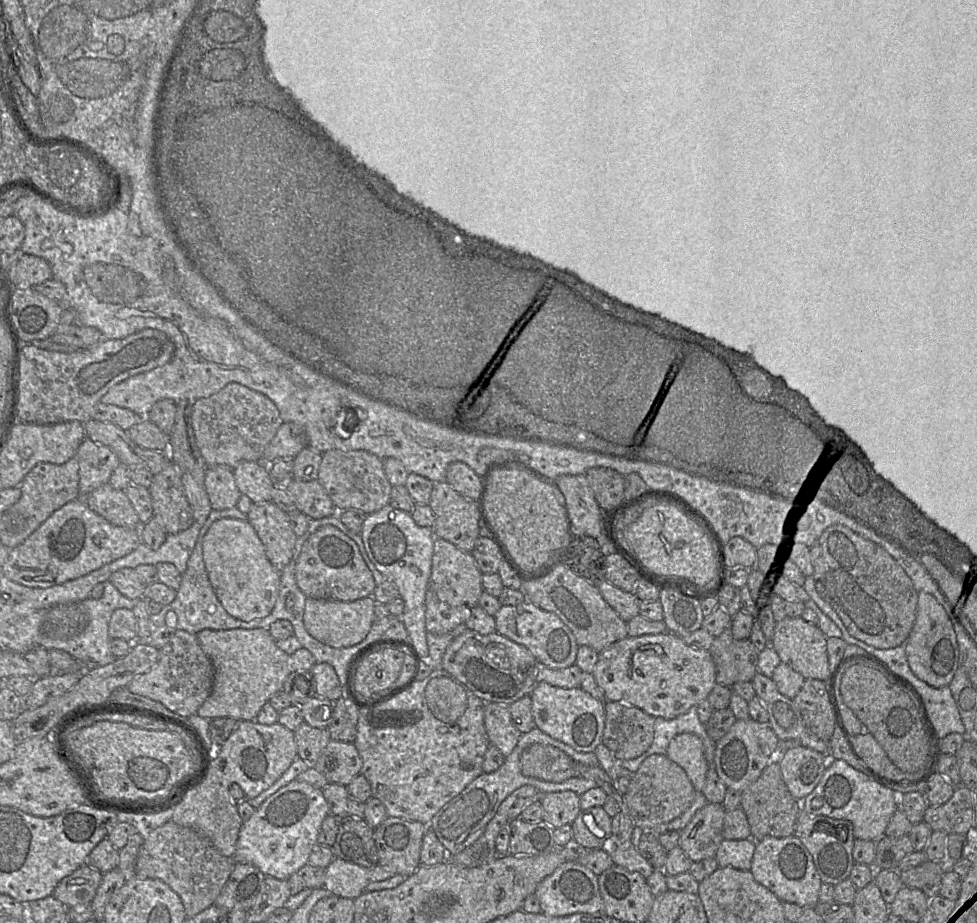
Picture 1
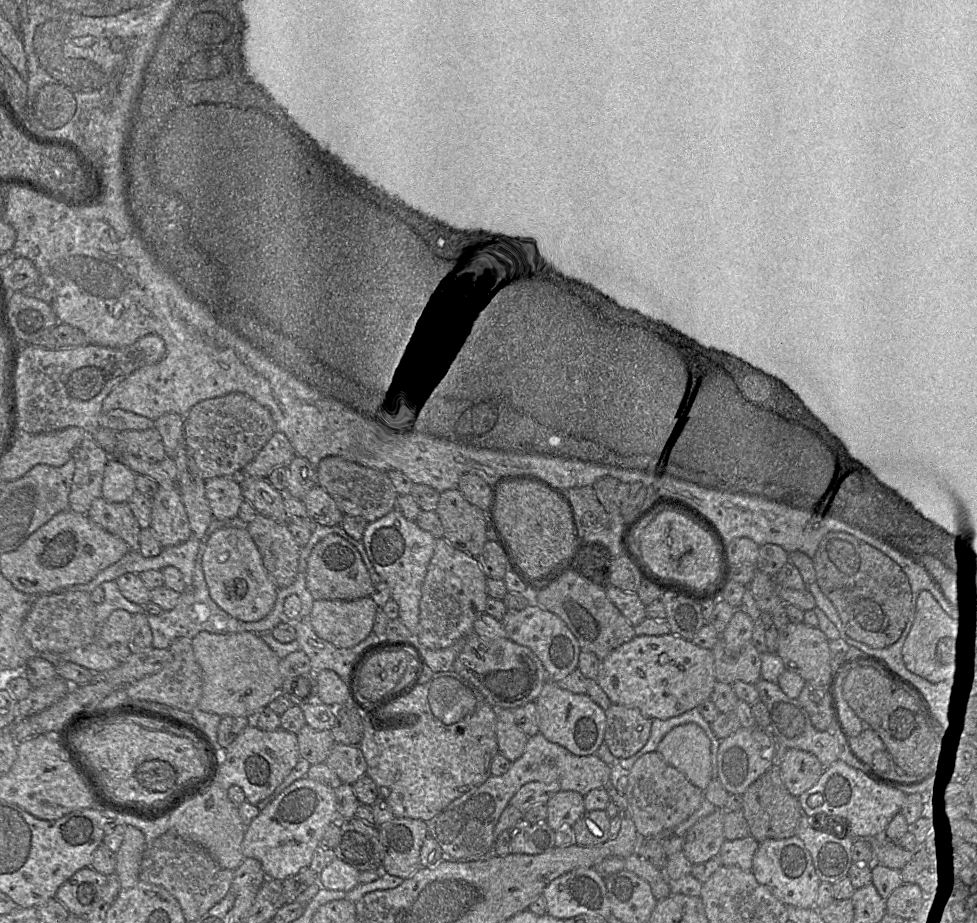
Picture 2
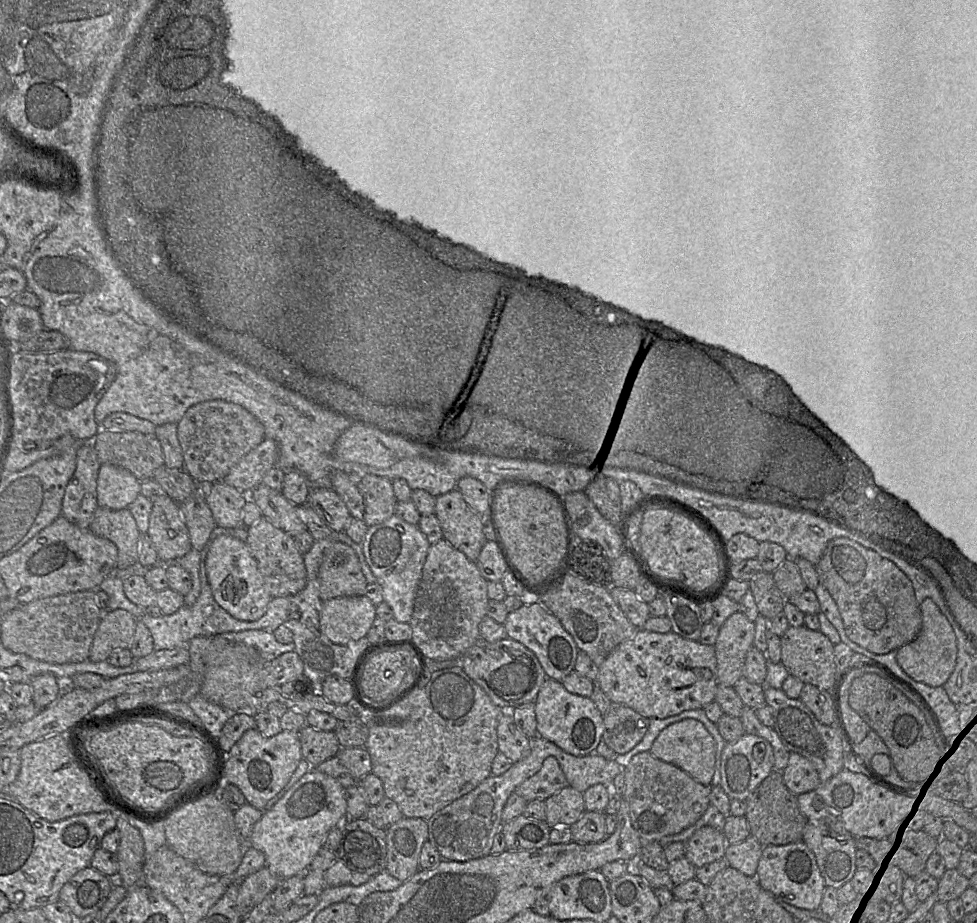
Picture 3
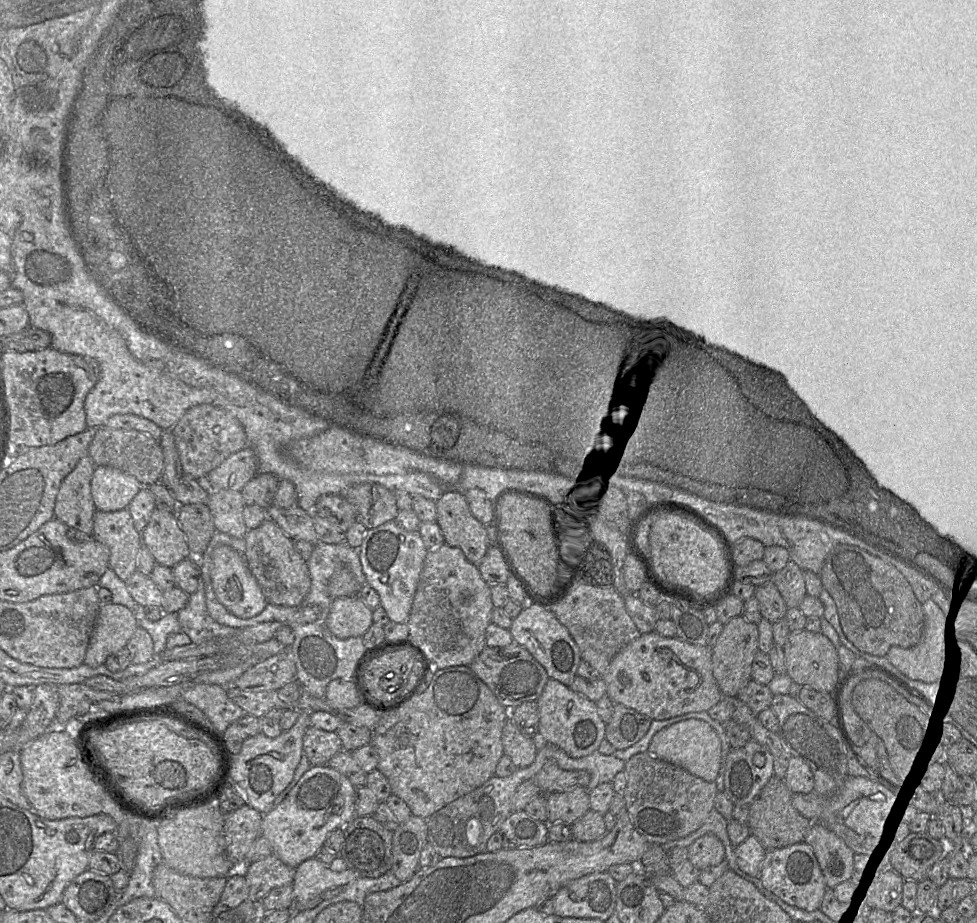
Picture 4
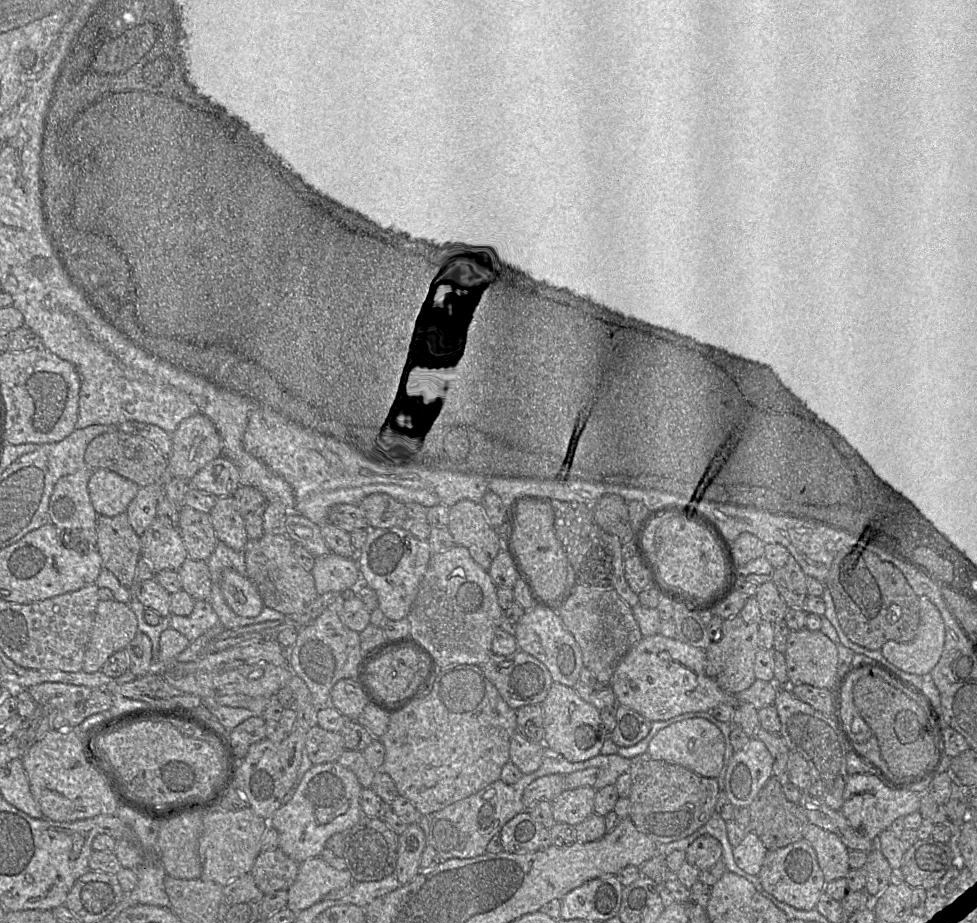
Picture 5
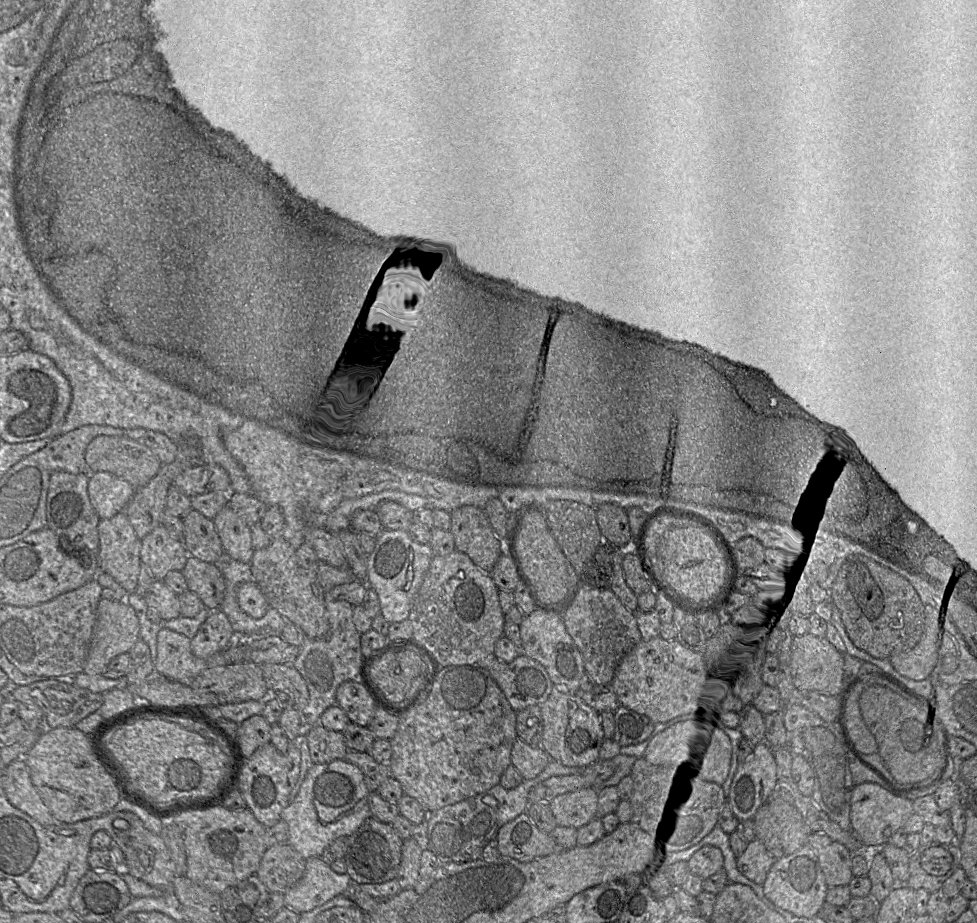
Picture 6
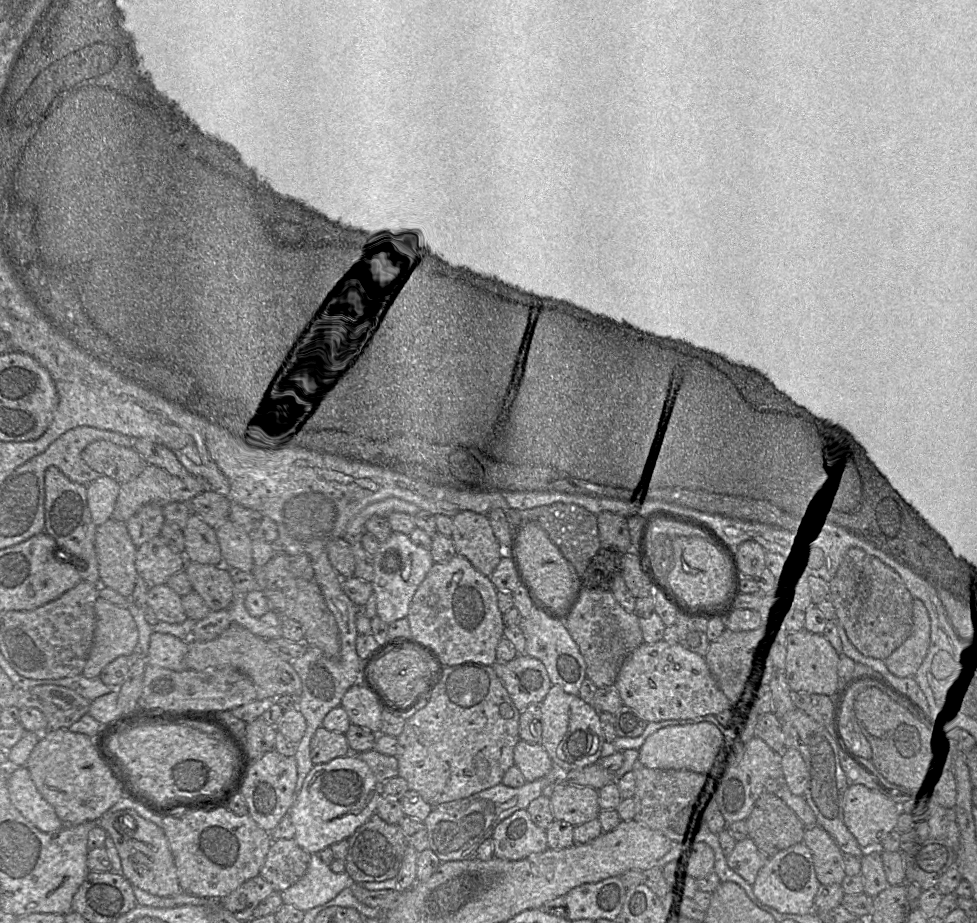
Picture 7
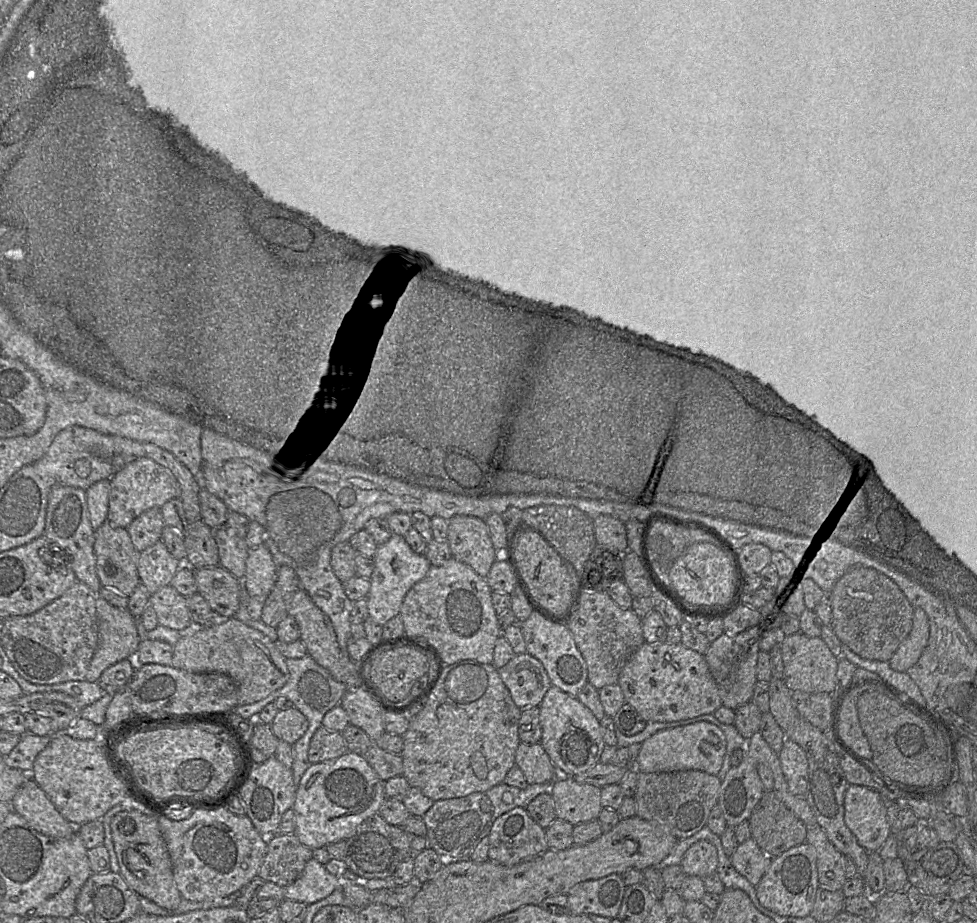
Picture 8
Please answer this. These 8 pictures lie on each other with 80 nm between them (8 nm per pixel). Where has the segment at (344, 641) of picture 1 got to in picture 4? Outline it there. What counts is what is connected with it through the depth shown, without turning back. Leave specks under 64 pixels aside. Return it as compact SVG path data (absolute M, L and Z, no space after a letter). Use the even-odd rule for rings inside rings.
M359 595L335 598L331 602L326 625L339 639L362 637L374 623L372 612Z

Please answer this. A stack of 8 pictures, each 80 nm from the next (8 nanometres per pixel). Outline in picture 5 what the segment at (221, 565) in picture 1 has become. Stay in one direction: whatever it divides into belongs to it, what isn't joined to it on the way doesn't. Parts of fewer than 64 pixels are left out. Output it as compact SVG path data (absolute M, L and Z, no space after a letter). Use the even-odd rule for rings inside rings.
M233 569L223 572L222 592L228 606L239 616L256 617L265 606L256 585Z

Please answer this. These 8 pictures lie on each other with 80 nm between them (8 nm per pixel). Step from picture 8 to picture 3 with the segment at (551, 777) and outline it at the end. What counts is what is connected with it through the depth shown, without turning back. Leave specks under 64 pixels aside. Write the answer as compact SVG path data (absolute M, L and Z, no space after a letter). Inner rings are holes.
M502 711L497 726L498 750L512 763L525 758L531 747L528 738L515 724L509 711Z

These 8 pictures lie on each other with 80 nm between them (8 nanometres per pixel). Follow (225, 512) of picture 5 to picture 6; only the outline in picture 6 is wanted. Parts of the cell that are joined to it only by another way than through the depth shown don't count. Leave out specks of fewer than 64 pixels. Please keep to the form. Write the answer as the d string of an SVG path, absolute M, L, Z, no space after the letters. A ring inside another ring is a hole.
M228 505L212 519L224 551L234 560L250 564L254 554L250 526Z

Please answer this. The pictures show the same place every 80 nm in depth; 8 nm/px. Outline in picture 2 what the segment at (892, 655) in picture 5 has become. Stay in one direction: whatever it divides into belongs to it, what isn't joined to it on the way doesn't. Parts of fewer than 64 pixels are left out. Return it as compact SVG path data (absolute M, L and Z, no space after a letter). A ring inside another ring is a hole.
M921 592L916 597L914 618L901 653L905 667L932 684L946 684L957 671L961 656L960 634L929 592Z

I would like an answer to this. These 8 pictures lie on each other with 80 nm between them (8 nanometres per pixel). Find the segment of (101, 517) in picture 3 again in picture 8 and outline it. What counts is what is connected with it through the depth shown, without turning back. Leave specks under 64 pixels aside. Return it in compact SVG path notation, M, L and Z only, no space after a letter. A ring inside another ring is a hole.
M108 521L95 531L94 554L101 586L126 596L140 584L139 553L127 528L113 527Z

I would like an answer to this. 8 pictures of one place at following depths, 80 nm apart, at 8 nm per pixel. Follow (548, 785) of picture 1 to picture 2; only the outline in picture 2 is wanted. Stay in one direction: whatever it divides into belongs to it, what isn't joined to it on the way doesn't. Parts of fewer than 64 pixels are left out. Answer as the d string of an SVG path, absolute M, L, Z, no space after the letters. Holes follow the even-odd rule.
M541 733L528 737L524 753L511 763L510 768L501 776L489 776L480 786L471 789L461 797L452 801L445 809L427 821L428 836L433 838L443 850L446 858L451 860L480 860L493 854L495 844L495 826L509 805L515 793L528 782L551 783L557 781L562 791L577 791L582 796L597 788L607 788L615 780L615 769L601 760L596 754L578 756L557 743L547 740Z

